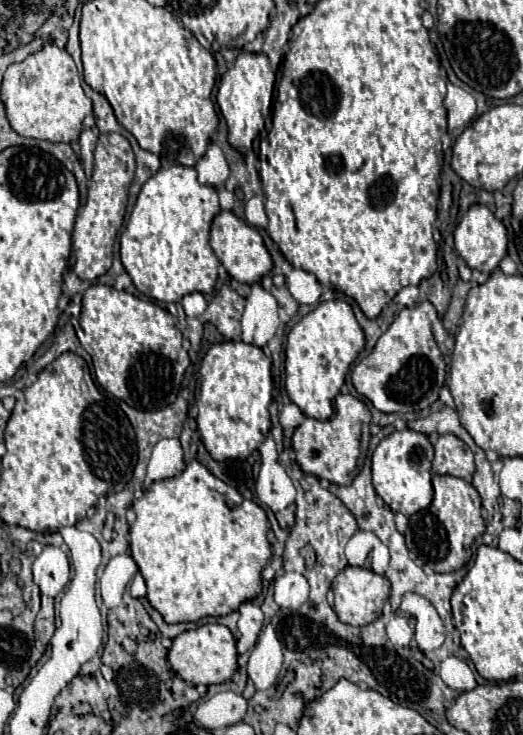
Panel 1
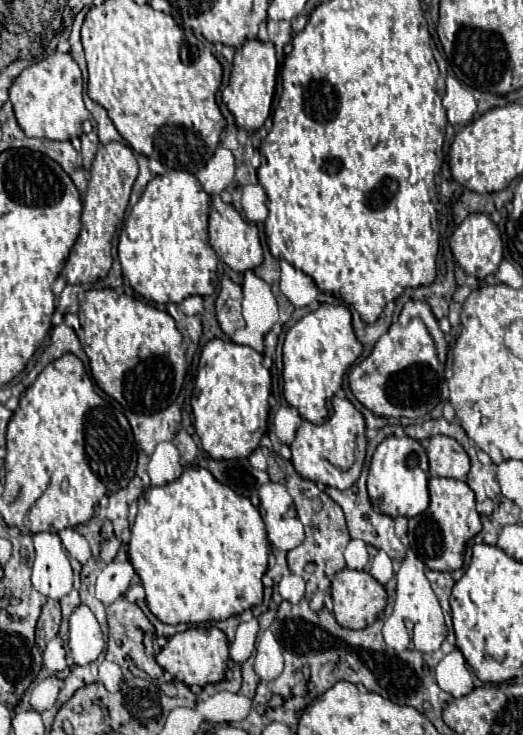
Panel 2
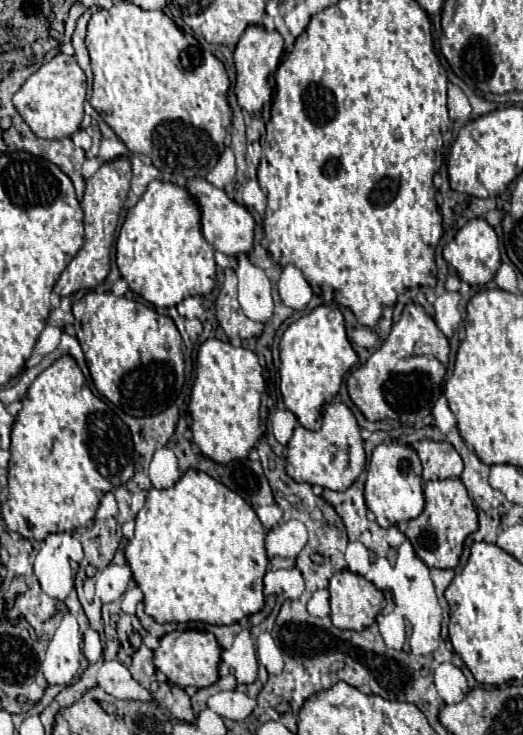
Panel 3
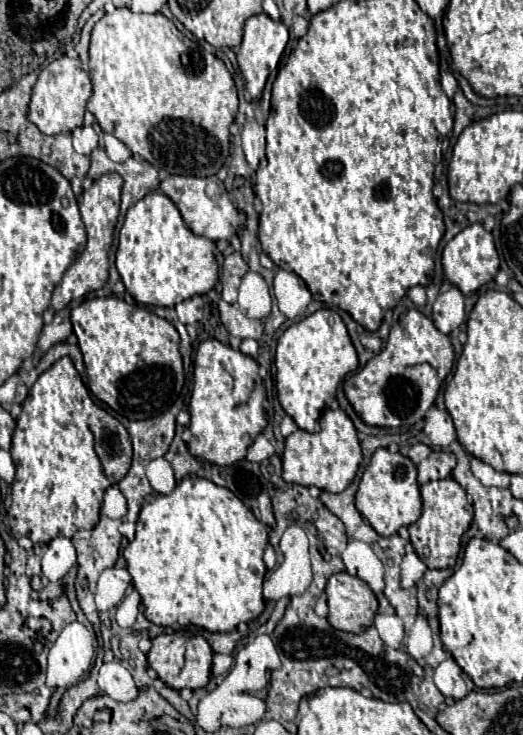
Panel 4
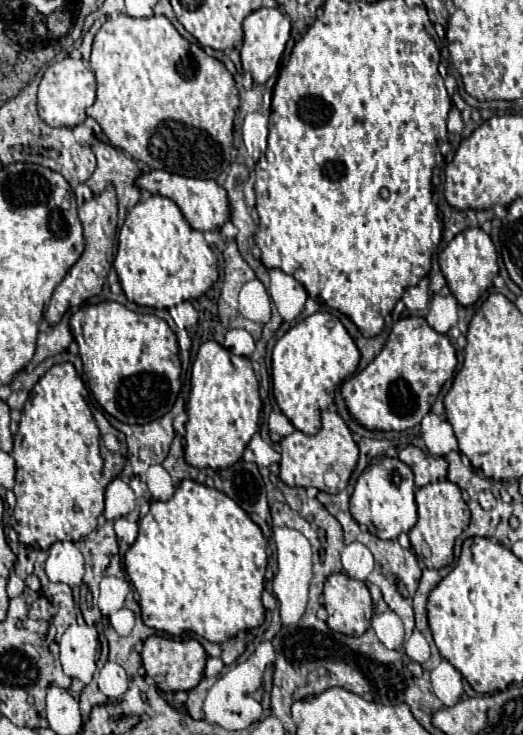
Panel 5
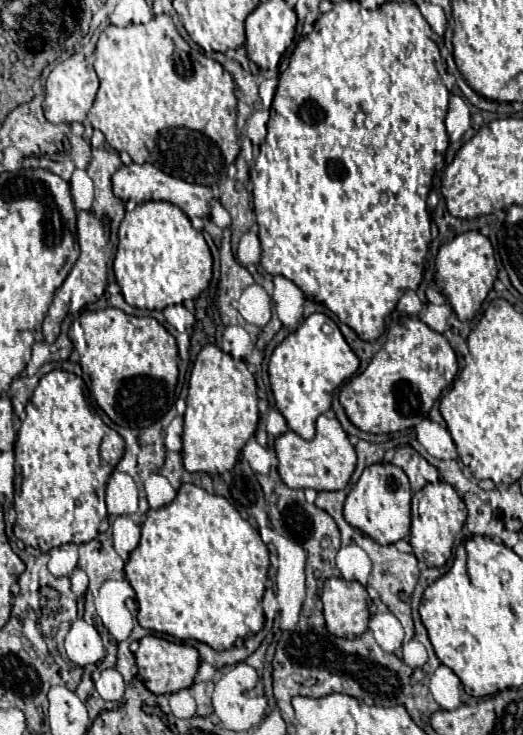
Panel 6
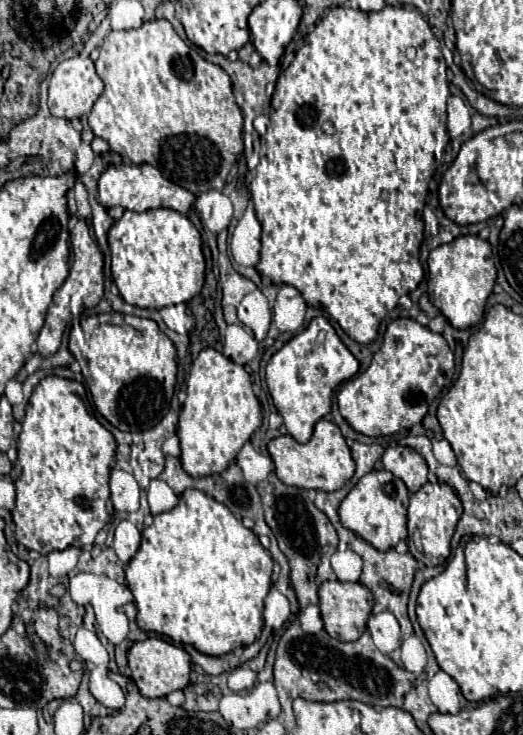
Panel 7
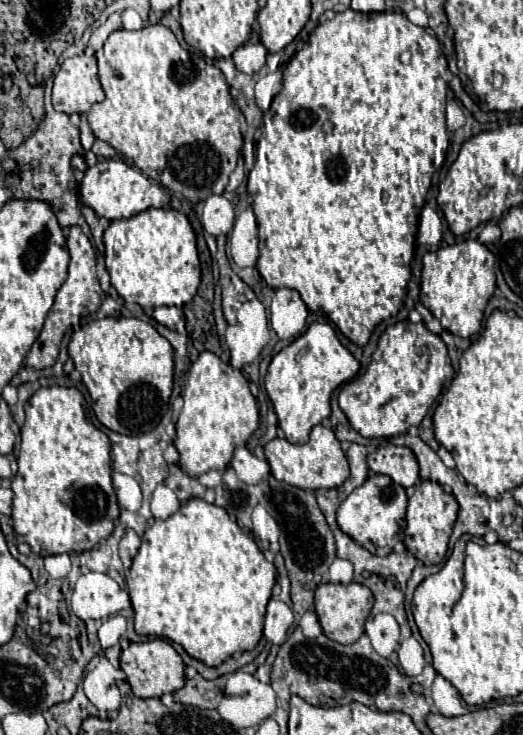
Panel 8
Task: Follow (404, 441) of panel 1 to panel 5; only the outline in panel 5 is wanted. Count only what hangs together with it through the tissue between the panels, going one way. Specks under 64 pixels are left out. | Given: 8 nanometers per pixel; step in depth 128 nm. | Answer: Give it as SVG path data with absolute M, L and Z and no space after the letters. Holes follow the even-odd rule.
M374 458L370 466L356 480L354 492L350 496L350 514L360 524L366 526L370 534L382 540L394 540L402 532L410 532L416 524L416 502L414 502L414 476L412 470L398 458Z

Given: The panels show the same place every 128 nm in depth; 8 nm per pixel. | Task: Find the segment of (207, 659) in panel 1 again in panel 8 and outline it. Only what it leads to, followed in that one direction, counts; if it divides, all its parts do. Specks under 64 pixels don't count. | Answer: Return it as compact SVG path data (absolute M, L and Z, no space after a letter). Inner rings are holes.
M162 638L134 644L130 642L120 654L120 668L126 672L126 680L138 698L160 698L166 692L176 692L184 686L184 664L180 654Z

